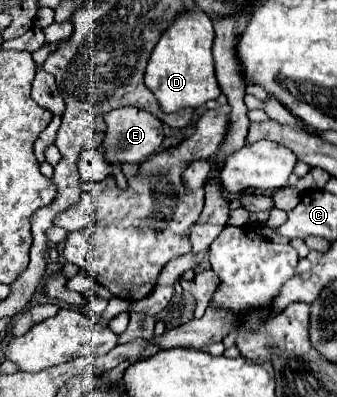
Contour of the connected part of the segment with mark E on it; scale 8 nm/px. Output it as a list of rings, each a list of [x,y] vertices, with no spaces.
[[[124,106],[124,108],[108,112],[106,126],[108,126],[108,132],[104,138],[104,150],[106,150],[104,156],[114,166],[118,166],[118,162],[134,162],[136,164],[142,158],[150,158],[164,140],[162,122],[154,114],[134,108],[134,106]]]

